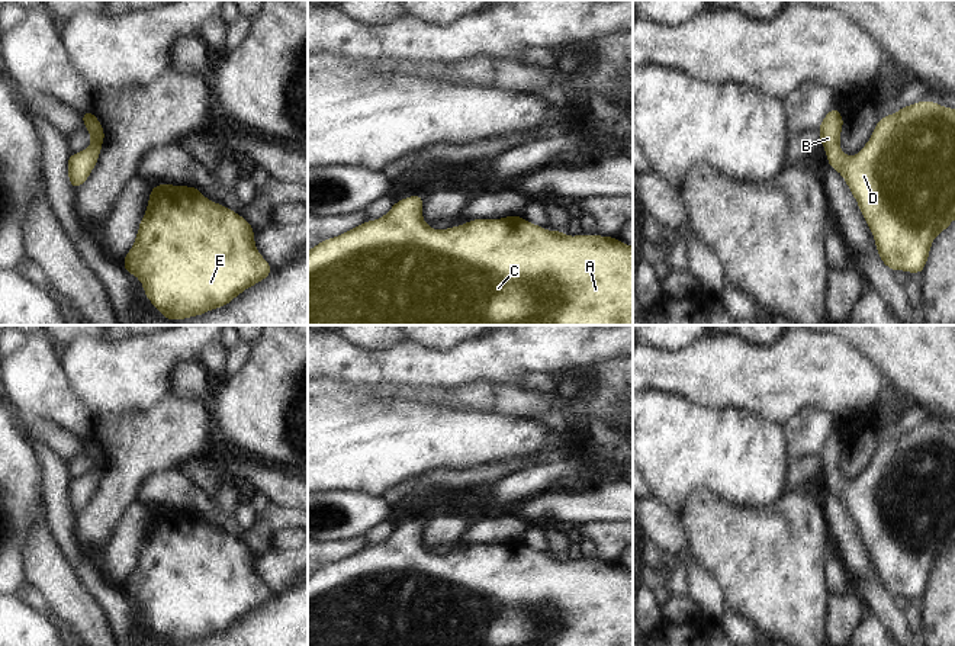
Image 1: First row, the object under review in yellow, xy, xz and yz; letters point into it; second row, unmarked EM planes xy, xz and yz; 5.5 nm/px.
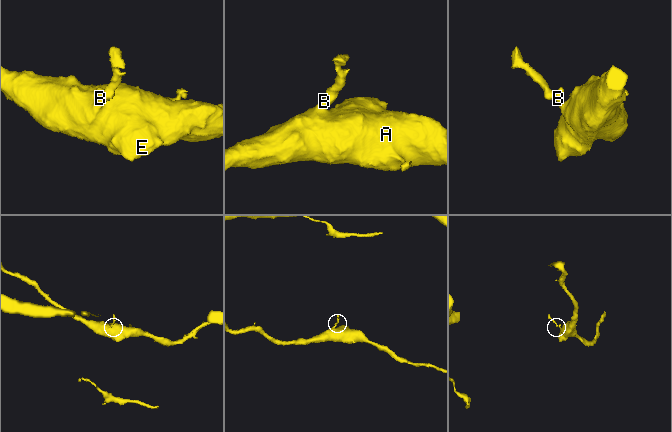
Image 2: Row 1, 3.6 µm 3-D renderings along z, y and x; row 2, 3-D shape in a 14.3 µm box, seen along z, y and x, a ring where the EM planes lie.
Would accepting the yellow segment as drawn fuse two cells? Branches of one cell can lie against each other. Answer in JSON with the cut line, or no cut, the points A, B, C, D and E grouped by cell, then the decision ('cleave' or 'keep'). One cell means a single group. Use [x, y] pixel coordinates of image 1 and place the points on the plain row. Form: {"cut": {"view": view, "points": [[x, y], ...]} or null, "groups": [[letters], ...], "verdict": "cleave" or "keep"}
{"cut": null, "groups": [["A", "B", "C", "D", "E"]], "verdict": "keep"}

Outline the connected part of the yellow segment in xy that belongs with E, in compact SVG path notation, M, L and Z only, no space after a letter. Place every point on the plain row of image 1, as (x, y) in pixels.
M152 511L147 539L122 591L144 610L145 621L163 643L180 646L228 630L247 613L264 605L273 592L254 569L254 555L245 543L189 511Z

